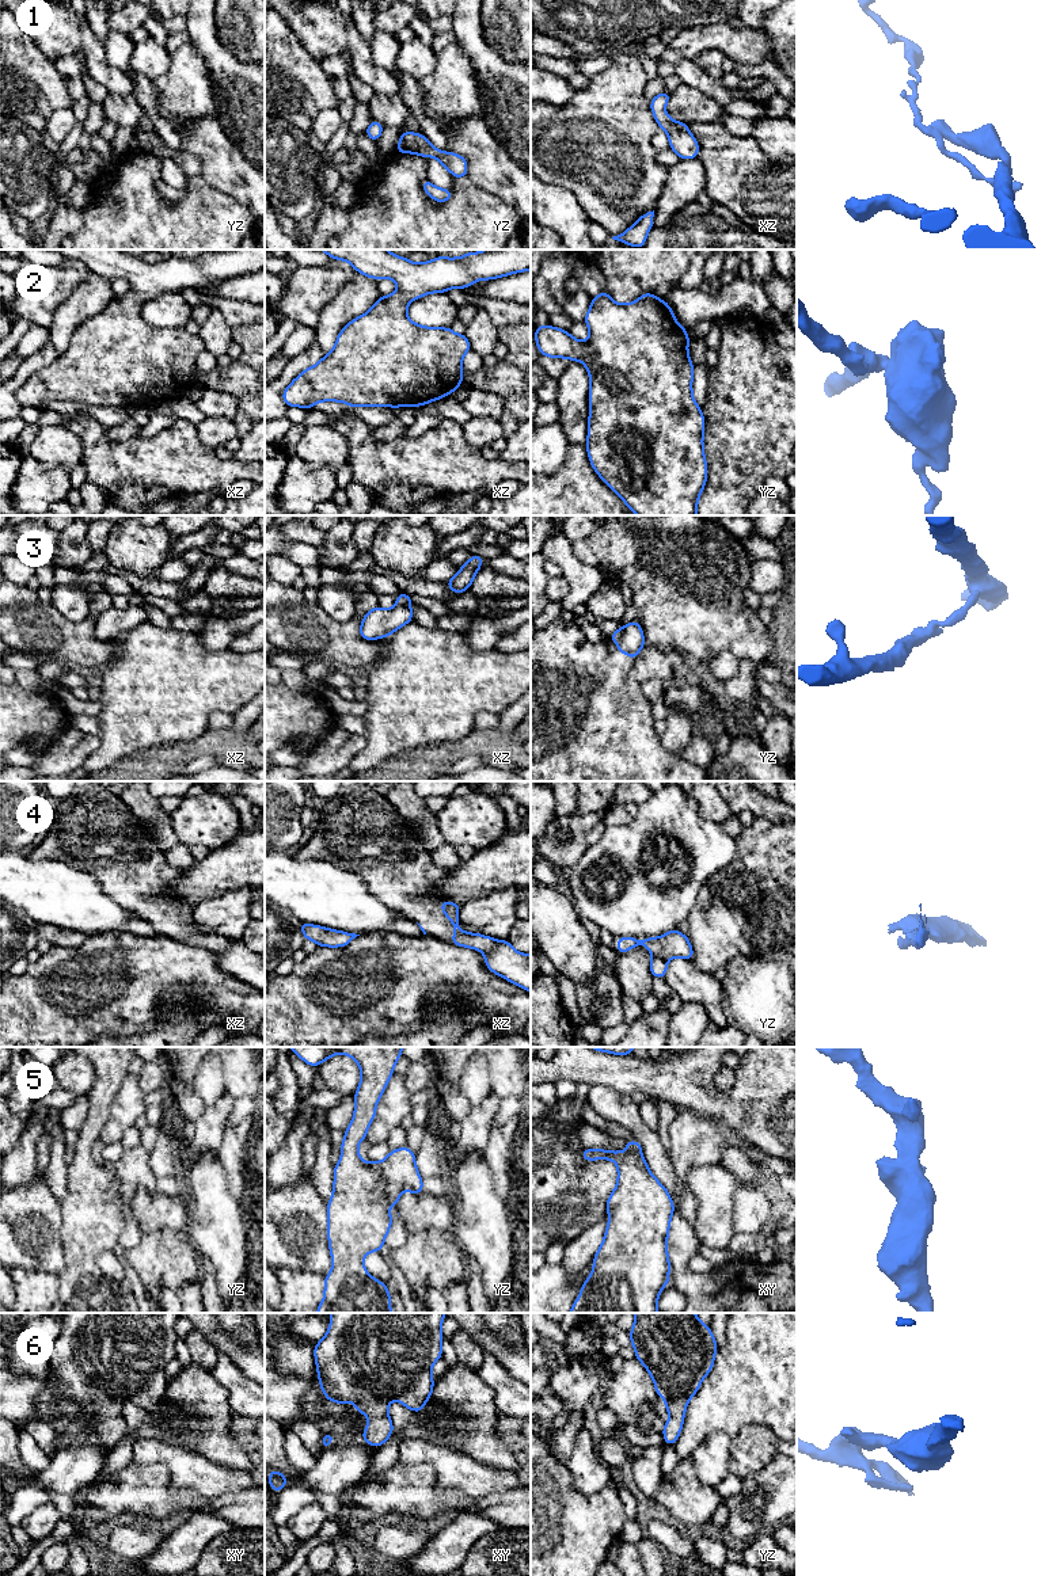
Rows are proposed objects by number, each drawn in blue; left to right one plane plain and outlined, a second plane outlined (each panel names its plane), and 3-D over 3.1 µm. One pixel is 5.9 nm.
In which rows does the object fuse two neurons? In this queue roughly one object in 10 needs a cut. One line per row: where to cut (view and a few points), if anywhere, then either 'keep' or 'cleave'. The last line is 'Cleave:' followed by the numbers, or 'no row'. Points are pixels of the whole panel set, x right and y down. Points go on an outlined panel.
1: no cut; keep
2: no cut; keep
3: cut in yz along (622, 627), (618, 644); cleave
4: cut in yz along (653, 956), (660, 956), (665, 962); cleave
5: no cut; keep
6: no cut; keep
Cleave: 3, 4

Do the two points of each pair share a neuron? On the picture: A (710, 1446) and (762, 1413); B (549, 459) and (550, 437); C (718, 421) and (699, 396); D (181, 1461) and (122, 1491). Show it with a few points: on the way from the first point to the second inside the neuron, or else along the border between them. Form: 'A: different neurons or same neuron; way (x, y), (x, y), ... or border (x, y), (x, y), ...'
A: different neurons; border (730, 1436), (724, 1432), (711, 1432), (696, 1447)
B: same neuron; way (549, 453), (549, 442)
C: different neurons; border (709, 372), (706, 403), (702, 408)
D: different neurons; border (135, 1462), (162, 1464), (173, 1489), (189, 1489)

